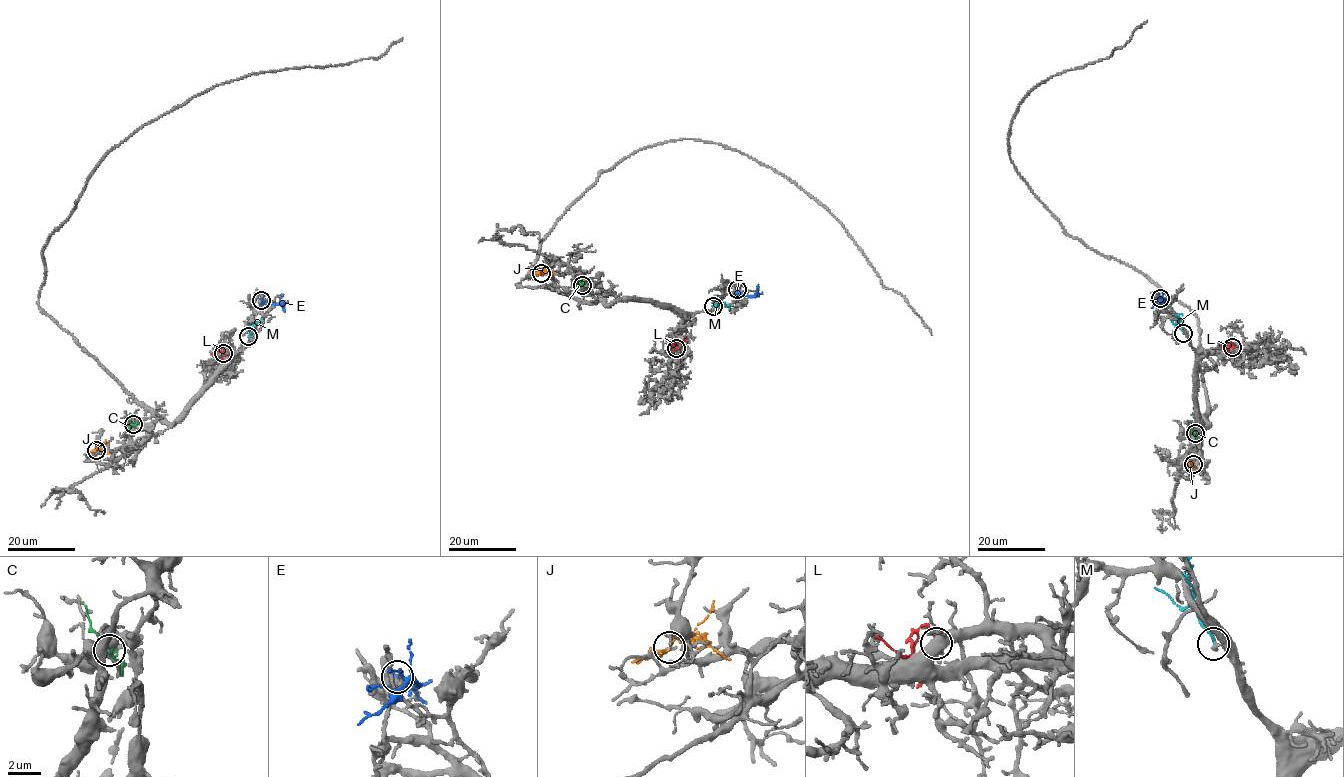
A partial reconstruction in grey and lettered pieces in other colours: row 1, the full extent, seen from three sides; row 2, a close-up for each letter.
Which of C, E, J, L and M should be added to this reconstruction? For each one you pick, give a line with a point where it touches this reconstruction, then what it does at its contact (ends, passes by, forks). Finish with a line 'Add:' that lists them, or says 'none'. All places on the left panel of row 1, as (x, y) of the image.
Add: none

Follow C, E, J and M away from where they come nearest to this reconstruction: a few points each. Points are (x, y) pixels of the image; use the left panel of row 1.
C: (133, 424), (130, 412)
E: (261, 300), (280, 304), (284, 312)
J: (96, 450), (103, 448), (109, 453)
M: (248, 336), (249, 329), (262, 319)

